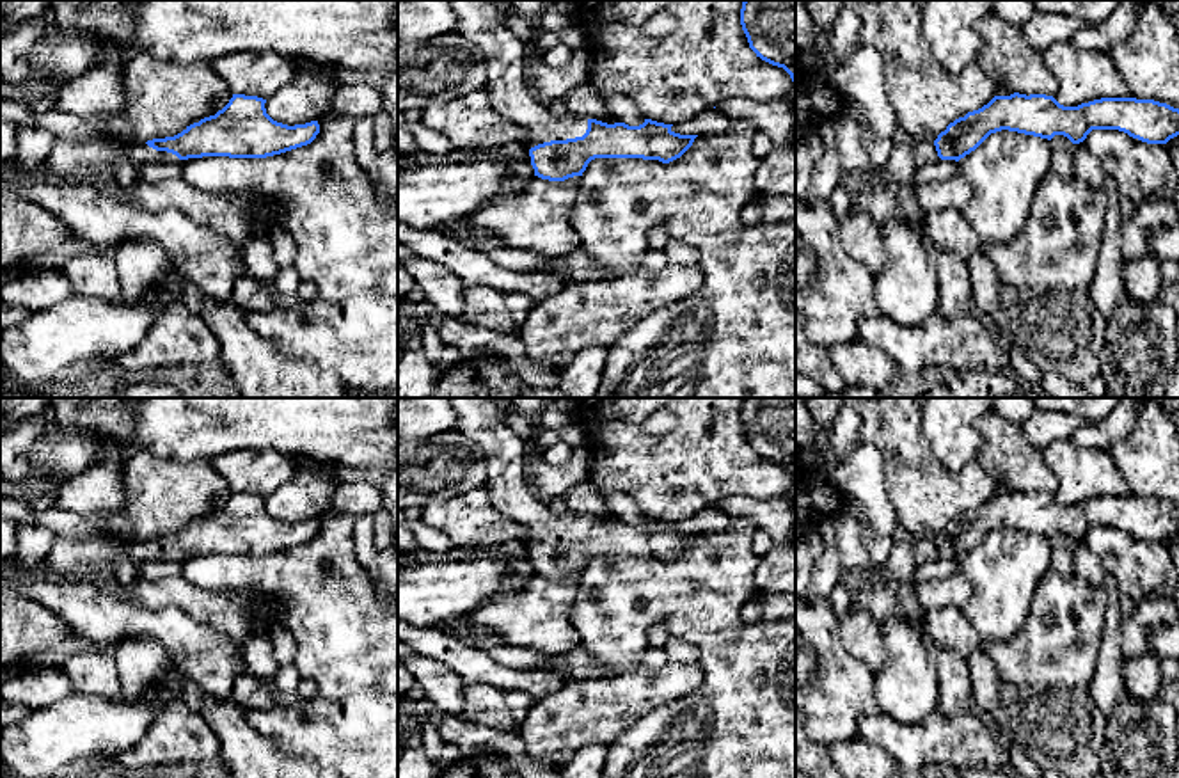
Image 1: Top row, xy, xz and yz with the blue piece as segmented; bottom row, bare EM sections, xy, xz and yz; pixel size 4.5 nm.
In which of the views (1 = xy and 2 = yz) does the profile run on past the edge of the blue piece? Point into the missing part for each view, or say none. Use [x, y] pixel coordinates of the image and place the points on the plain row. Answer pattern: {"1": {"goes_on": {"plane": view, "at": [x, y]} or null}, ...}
{"1": {"goes_on": {"plane": "xy", "at": [141, 551]}}, "2": {"goes_on": {"plane": "yz", "at": [924, 551]}}}

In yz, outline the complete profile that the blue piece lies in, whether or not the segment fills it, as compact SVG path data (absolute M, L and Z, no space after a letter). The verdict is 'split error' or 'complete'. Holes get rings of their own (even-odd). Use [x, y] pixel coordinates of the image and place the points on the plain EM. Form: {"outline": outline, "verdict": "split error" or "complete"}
{"outline": "M1046 492L994 494L982 506L950 520L934 540L913 542L914 565L939 556L959 560L1001 528L1048 538L1064 533L1072 542L1083 540L1092 528L1119 528L1147 542L1167 542L1179 533L1179 506L1136 496L1101 496L1064 504Z", "verdict": "split error"}

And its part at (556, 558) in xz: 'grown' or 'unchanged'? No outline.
grown

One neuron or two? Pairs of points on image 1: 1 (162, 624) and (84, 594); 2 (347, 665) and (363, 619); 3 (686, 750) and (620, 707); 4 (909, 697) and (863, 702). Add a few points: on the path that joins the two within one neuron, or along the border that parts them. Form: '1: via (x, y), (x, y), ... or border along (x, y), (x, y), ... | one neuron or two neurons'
1: via (142, 622), (110, 619), (103, 613) | one neuron
2: via (347, 654), (348, 633), (352, 629) | one neuron
3: border along (675, 700), (638, 718), (608, 745) | two neurons
4: border along (874, 674), (874, 698), (881, 711) | two neurons

